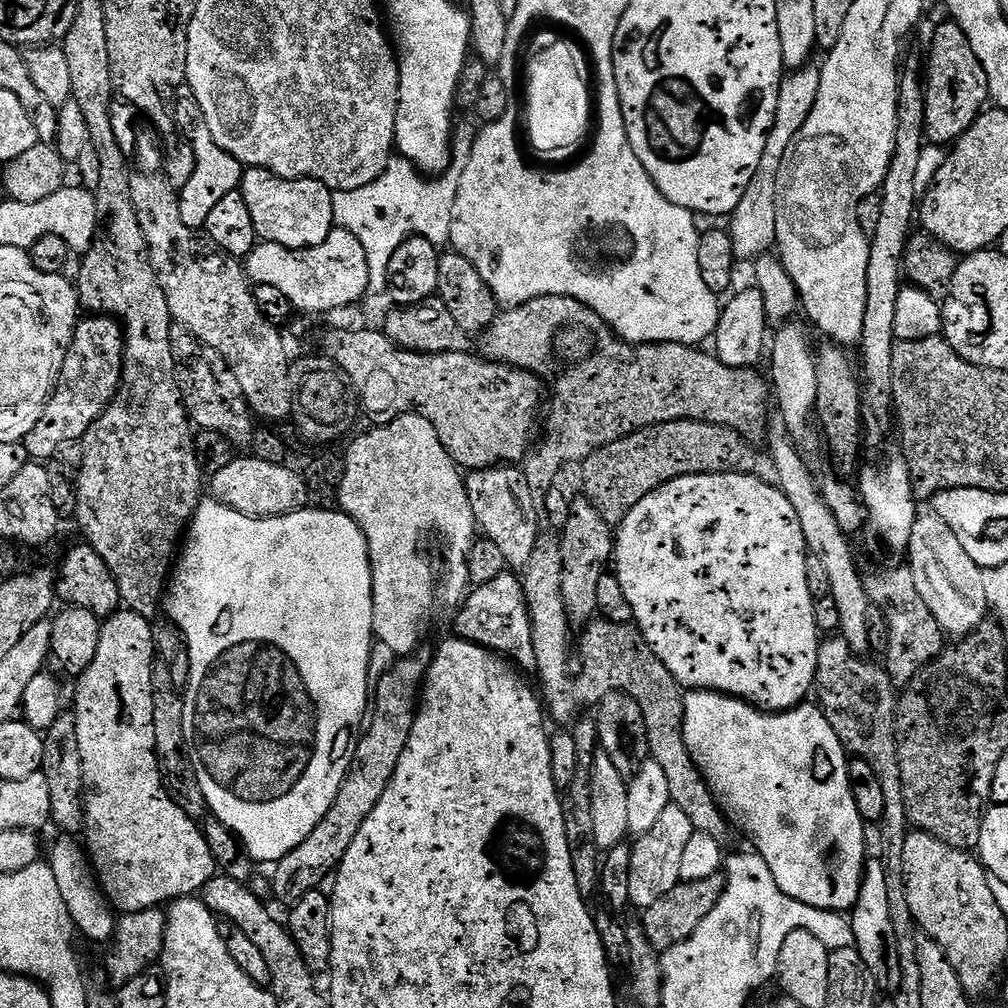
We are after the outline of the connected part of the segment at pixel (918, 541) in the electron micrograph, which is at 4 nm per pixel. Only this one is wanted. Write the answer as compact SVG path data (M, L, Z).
M934 514L917 515L914 530L910 530L910 542L906 549L906 567L914 574L918 594L930 606L930 614L938 618L938 626L952 638L971 634L989 615L986 602L984 569L977 566L974 558L958 542L954 530Z

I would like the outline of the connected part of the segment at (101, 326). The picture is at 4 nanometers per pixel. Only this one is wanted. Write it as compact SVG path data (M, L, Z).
M103 314L85 315L76 325L56 388L44 407L42 418L38 418L34 430L30 430L22 442L29 457L36 462L47 462L64 444L83 441L90 426L116 397L123 369L124 329L120 321Z

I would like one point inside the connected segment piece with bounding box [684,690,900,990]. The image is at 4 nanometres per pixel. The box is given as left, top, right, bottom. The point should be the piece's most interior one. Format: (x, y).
(782, 777)

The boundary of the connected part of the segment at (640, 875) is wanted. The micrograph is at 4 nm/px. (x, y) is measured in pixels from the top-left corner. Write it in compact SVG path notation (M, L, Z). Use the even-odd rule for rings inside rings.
M668 804L666 810L658 817L658 822L639 837L640 841L632 844L632 861L630 862L630 904L634 909L643 910L654 906L658 898L666 898L676 884L681 883L682 853L686 842L690 842L694 829L690 818L676 804Z

